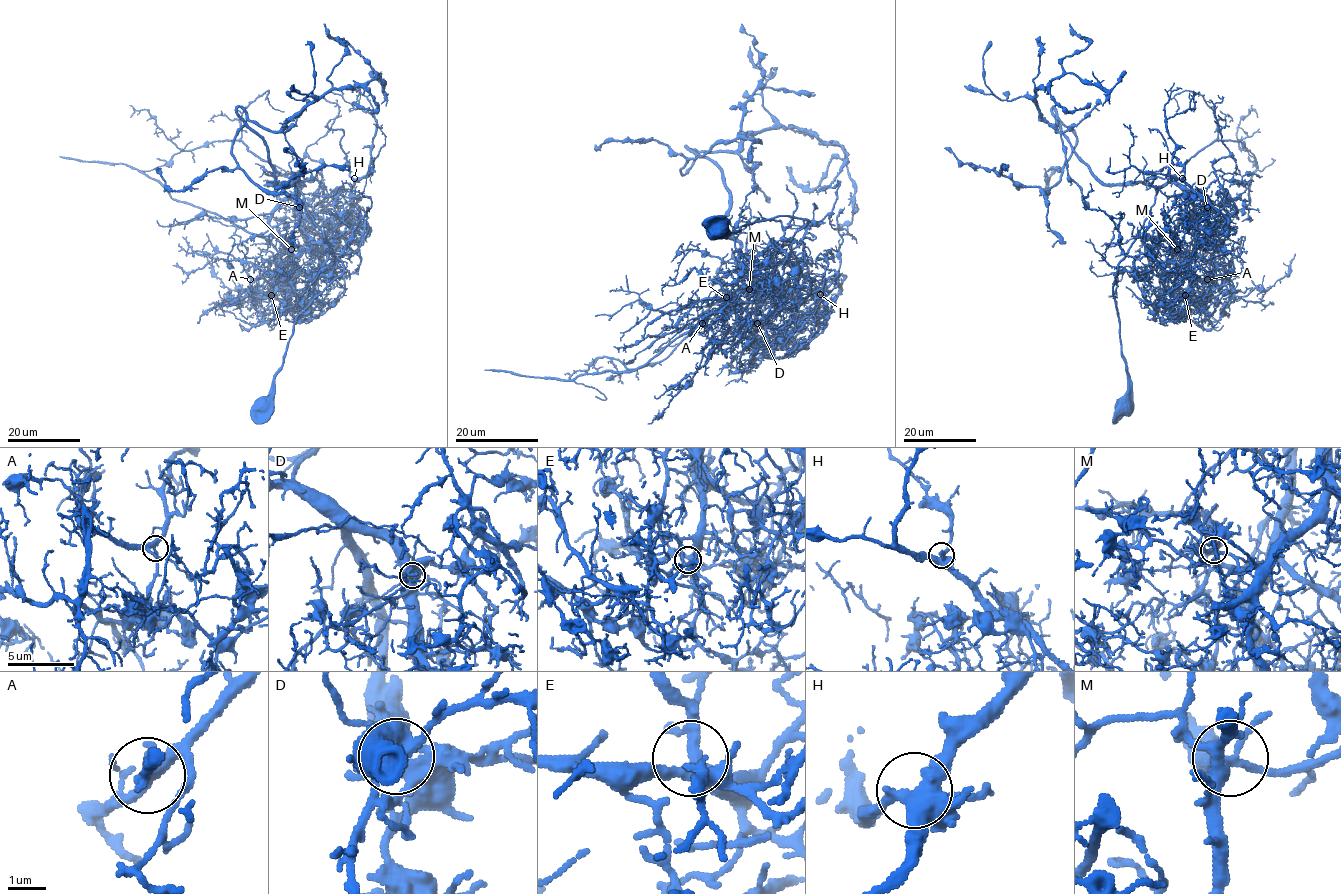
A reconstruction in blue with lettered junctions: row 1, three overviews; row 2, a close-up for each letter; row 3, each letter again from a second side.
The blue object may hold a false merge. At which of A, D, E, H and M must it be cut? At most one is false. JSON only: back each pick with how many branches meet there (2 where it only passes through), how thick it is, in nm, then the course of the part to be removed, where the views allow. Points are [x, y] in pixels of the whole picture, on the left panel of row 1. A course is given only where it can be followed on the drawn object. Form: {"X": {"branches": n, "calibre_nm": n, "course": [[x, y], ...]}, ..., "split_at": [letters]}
{"D": {"branches": 6, "calibre_nm": 650, "course": [[299, 206], [316, 227], [329, 227], [297, 218], [252, 234], [174, 200], [126, 165], [59, 156]]}, "split_at": ["D"]}

